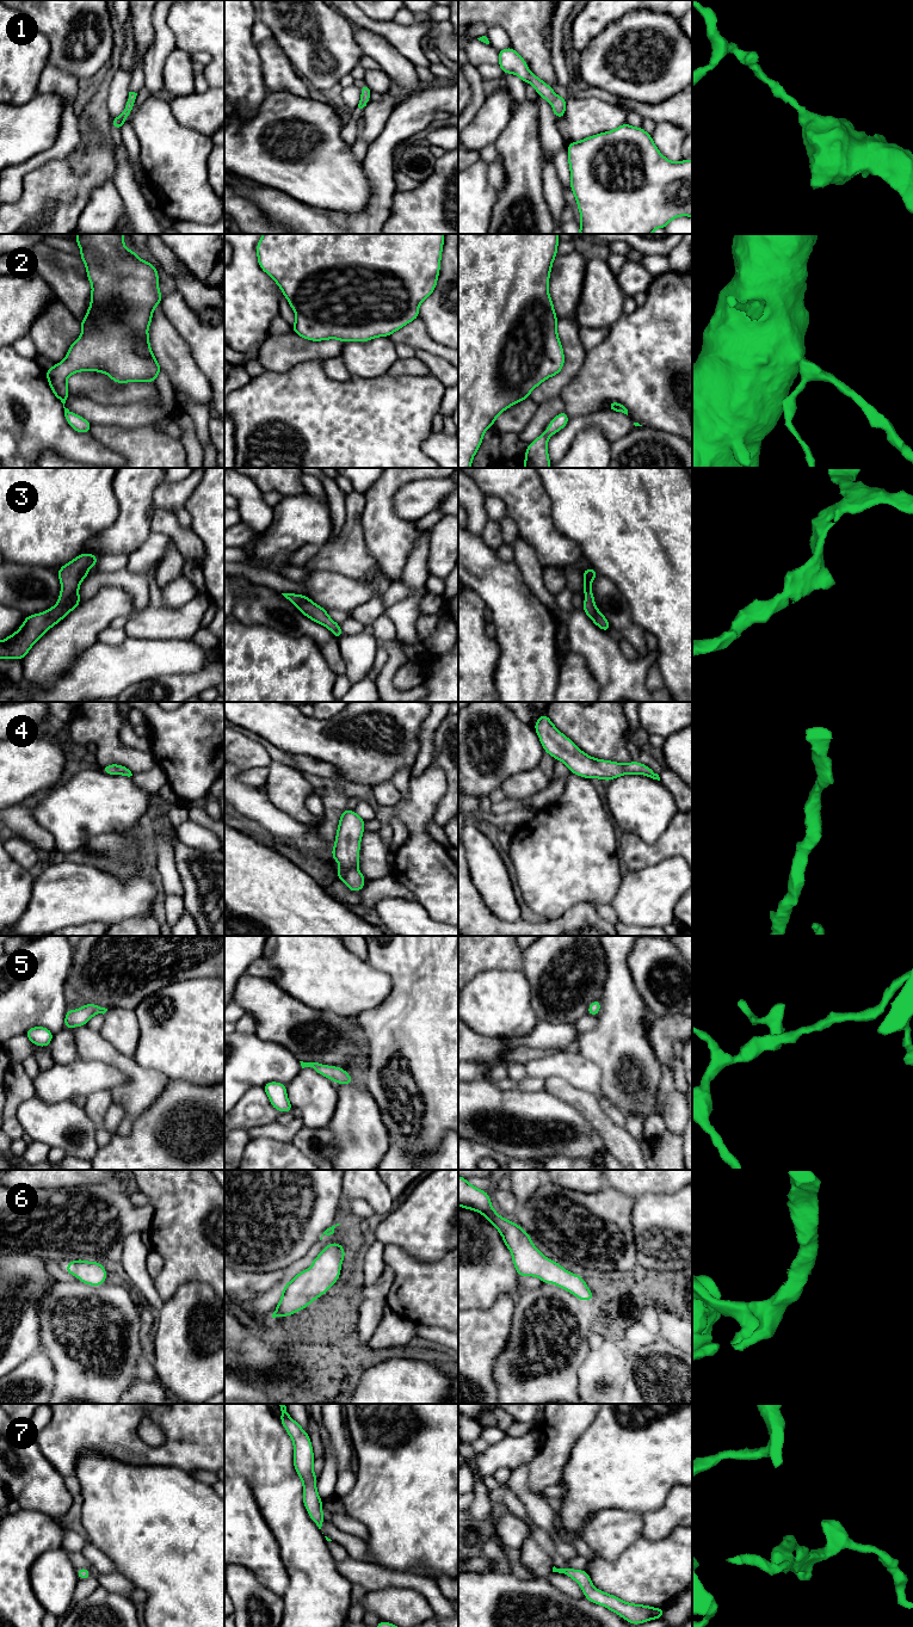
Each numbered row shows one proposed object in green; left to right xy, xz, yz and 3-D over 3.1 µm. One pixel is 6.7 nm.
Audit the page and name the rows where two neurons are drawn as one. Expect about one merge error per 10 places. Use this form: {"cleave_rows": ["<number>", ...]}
{"cleave_rows": []}

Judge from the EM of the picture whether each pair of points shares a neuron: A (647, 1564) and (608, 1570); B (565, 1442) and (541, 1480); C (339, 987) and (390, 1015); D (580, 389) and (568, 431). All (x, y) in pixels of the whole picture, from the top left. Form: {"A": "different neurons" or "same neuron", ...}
{"A": "same neuron", "B": "same neuron", "C": "different neurons", "D": "different neurons"}

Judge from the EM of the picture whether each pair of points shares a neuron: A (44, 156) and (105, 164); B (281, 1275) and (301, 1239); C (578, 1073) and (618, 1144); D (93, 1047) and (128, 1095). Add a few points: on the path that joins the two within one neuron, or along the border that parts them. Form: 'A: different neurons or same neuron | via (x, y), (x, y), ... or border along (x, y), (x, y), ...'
A: different neurons | border along (67, 155), (60, 160), (48, 160), (36, 170)
B: different neurons | border along (283, 1269), (255, 1271)
C: different neurons | border along (563, 1078), (574, 1086), (592, 1092), (598, 1098)
D: same neuron | via (108, 1054), (130, 1073), (130, 1080)

